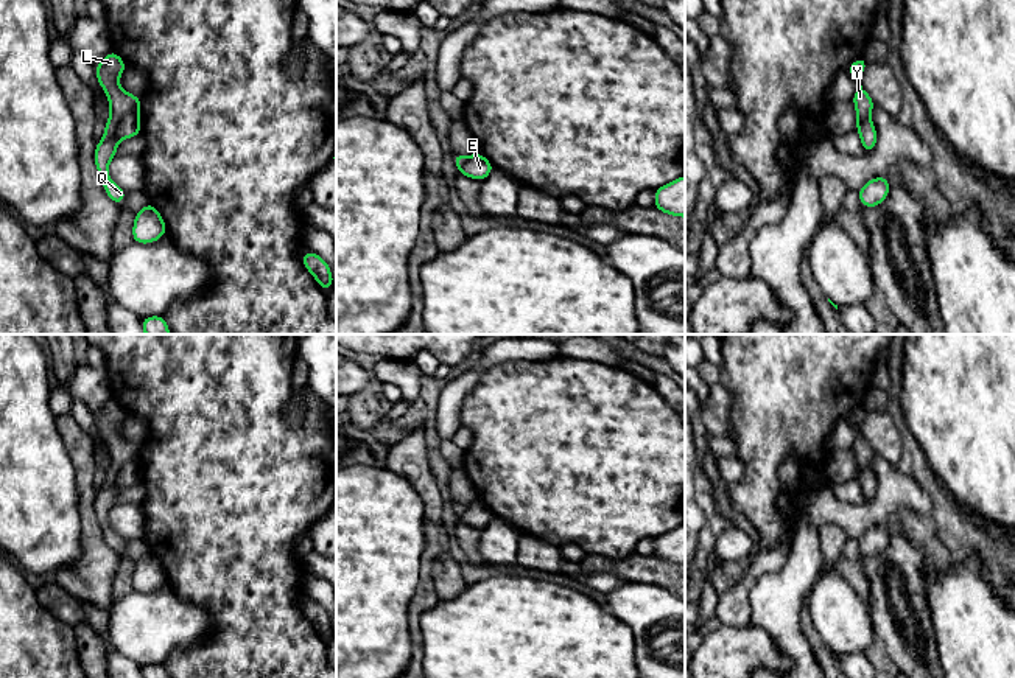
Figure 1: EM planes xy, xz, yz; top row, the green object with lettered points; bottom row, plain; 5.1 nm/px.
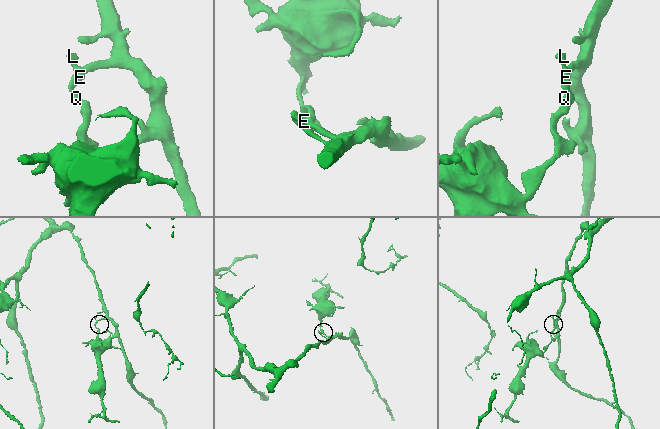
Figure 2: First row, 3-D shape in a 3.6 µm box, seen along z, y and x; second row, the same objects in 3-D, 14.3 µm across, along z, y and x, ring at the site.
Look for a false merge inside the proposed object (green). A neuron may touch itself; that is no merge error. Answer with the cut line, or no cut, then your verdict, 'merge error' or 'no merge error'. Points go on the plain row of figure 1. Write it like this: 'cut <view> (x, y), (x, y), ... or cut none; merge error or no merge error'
cut xy (137, 461), (128, 461), (115, 479), (103, 489); merge error

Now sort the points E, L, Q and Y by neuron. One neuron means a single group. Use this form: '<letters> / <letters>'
E Q / L Y

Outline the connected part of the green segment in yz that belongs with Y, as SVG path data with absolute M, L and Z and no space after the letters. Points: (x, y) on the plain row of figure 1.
M861 404L845 418L852 426L855 426L859 431L852 448L856 457L858 471L862 471L866 467L869 467L875 454L870 443L861 434L861 423L864 421L866 414L866 404Z

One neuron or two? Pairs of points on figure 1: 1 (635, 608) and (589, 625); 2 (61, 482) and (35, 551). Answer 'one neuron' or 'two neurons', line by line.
1: two neurons
2: one neuron

